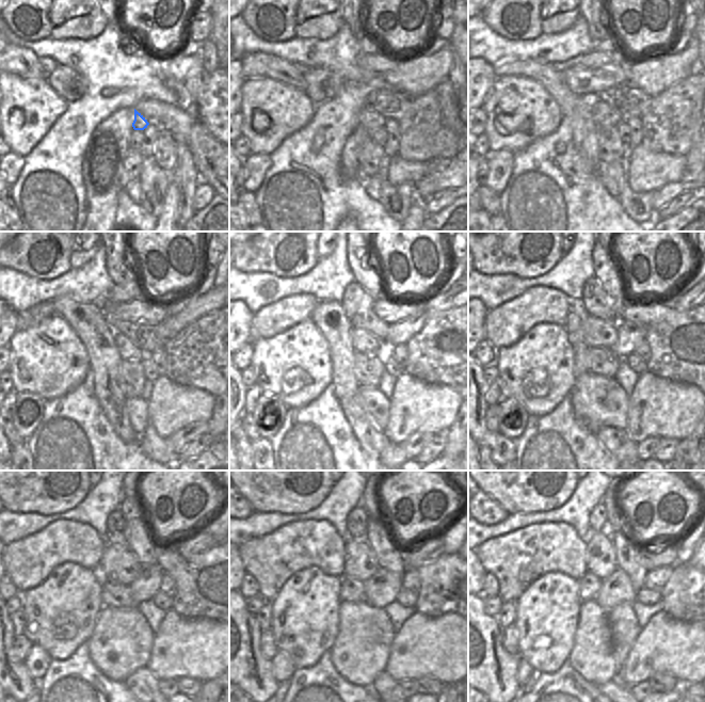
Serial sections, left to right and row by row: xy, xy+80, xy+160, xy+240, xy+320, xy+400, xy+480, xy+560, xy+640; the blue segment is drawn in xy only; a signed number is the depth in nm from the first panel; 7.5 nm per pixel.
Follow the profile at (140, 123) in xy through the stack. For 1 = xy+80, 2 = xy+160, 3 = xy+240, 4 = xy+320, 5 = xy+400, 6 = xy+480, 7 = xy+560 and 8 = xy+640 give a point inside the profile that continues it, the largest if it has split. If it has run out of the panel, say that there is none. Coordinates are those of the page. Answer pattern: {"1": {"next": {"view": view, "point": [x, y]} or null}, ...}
{"1": {"next": {"view": "xy+80", "point": [369, 120]}}, "2": {"next": {"view": "xy+160", "point": [604, 115]}}, "3": {"next": {"view": "xy+240", "point": [127, 350]}}, "4": {"next": {"view": "xy+320", "point": [363, 341]}}, "5": {"next": {"view": "xy+400", "point": [598, 333]}}, "6": {"next": {"view": "xy+480", "point": [118, 565]}}, "7": {"next": {"view": "xy+560", "point": [361, 562]}}, "8": {"next": {"view": "xy+640", "point": [601, 559]}}}

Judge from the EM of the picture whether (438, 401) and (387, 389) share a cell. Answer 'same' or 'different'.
different

